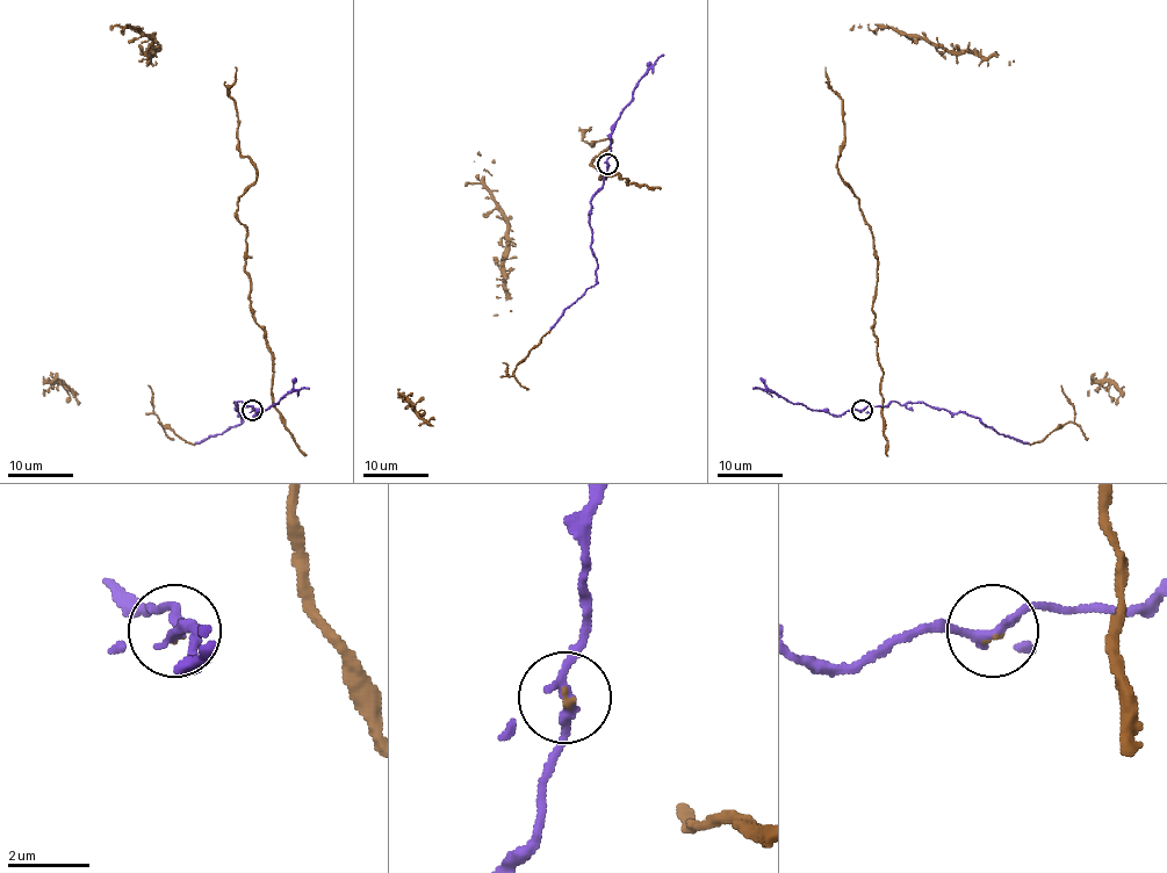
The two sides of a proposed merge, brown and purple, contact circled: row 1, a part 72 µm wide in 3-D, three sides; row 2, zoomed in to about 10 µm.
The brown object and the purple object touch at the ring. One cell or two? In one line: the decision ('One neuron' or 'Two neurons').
One neuron

